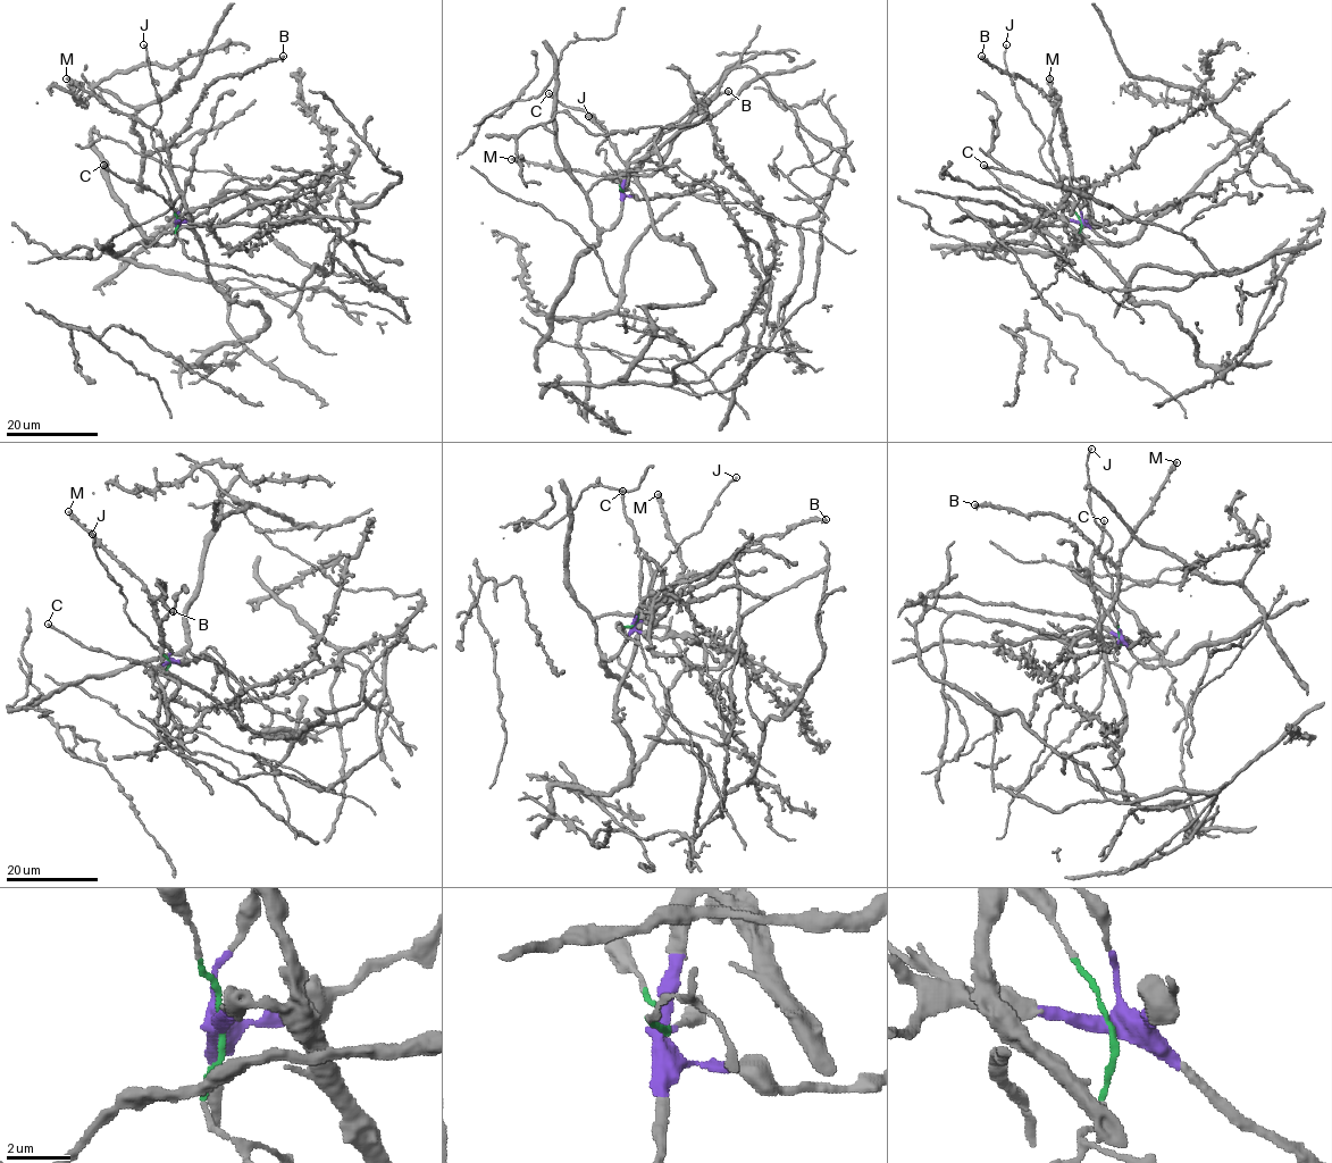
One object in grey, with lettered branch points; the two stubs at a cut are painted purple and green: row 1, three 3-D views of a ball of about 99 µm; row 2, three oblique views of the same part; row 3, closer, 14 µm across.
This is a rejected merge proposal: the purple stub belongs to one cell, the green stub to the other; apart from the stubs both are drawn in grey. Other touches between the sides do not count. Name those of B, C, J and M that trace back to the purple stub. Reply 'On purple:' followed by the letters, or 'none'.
On purple: B, C, M

